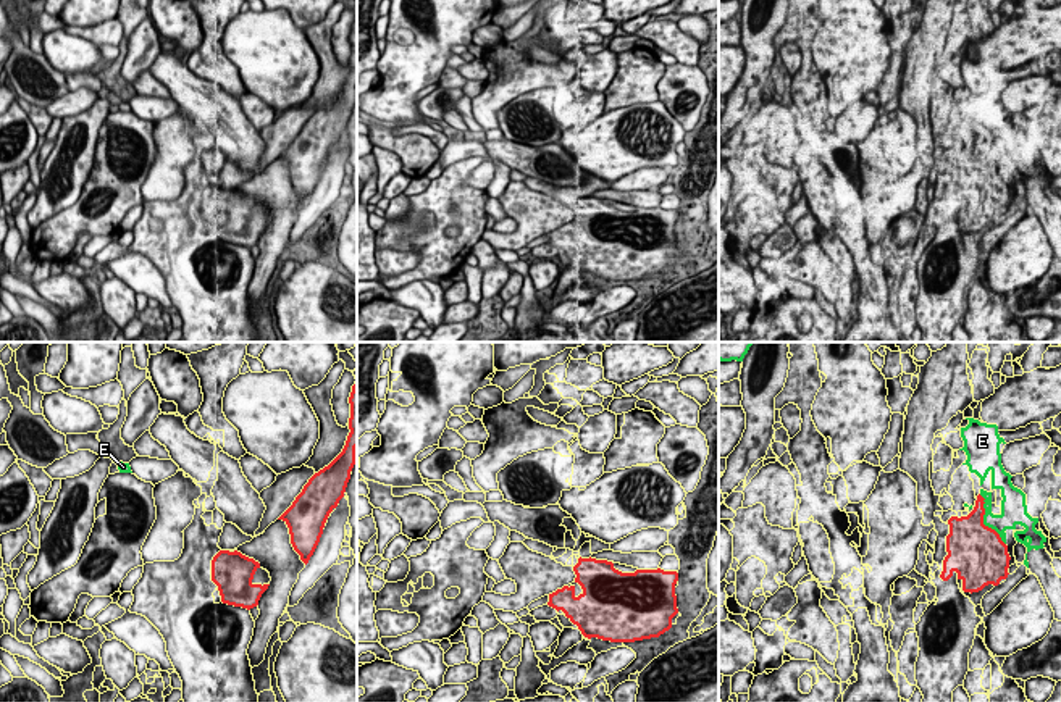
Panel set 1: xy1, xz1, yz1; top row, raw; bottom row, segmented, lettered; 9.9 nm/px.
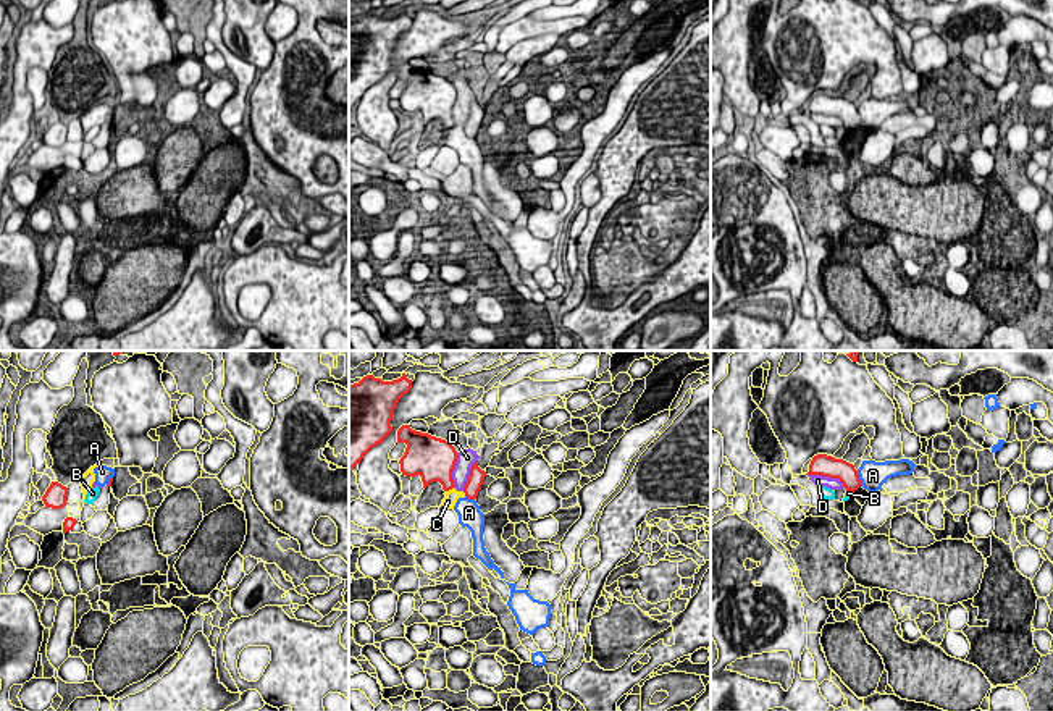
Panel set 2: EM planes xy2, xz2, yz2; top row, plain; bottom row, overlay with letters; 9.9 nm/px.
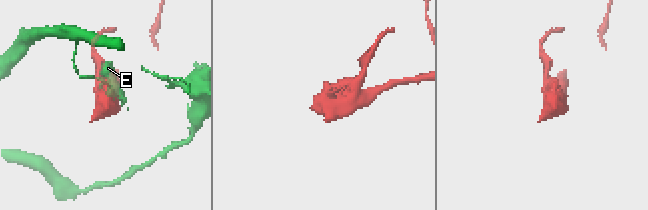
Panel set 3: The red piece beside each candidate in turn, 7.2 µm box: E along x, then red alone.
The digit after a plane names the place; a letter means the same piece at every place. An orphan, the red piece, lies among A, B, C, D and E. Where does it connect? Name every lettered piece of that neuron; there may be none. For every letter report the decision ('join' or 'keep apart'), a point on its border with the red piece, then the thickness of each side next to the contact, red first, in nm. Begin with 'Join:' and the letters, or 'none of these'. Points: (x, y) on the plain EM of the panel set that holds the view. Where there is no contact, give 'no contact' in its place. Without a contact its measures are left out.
Join: E
A: keep apart; contact yz2 (858, 117); calibres 200 and 280 nm
B: keep apart; contact yz2 (850, 128); calibres 200 and 60 nm
C: keep apart; contact xz2 (449, 126); calibres 280 and 130 nm
D: keep apart; contact yz2 (827, 113); calibres 220 and 130 nm
E: join; contact yz1 (982, 160); calibres 460 and 180 nm

